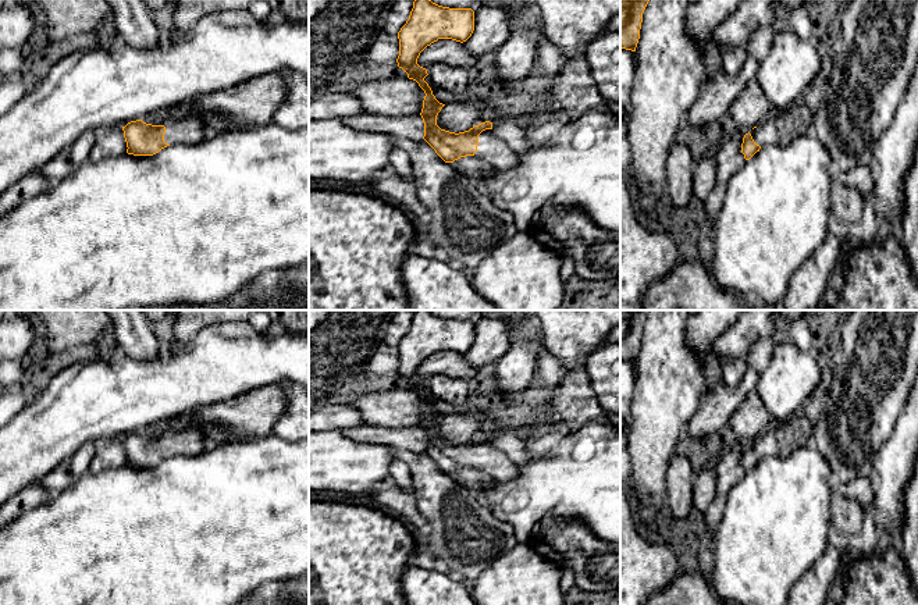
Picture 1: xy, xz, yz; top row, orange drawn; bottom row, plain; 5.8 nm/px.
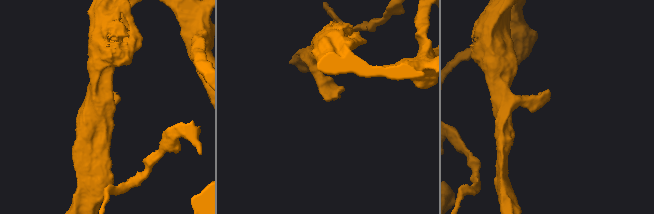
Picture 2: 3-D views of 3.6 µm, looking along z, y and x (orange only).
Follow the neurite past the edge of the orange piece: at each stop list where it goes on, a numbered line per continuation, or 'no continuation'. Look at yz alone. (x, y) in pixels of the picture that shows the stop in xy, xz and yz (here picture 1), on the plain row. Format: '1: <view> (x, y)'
1: yz (769, 444)

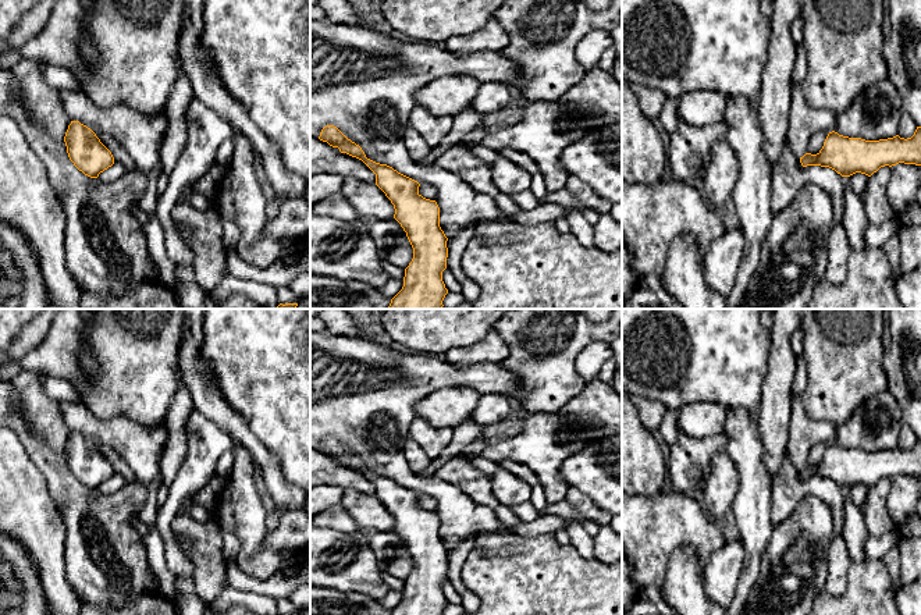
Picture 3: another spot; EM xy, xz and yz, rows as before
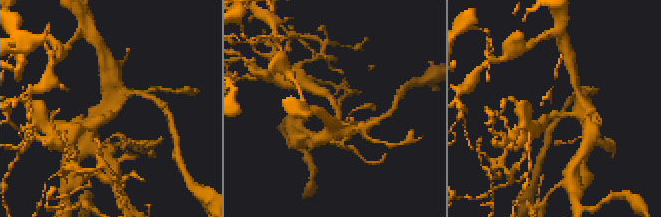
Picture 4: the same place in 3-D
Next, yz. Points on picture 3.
no continuation

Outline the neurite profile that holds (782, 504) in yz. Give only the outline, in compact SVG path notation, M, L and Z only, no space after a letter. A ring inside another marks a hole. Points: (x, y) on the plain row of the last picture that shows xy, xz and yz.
M787 455L771 483L771 519L774 526L783 522L807 495L815 495L826 502L833 515L835 534L843 537L843 491L842 487L829 479L803 479Z

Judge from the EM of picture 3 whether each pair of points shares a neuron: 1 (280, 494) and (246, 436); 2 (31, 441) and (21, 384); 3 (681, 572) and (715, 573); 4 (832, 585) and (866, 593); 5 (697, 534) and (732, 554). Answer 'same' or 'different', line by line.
1: same
2: different
3: different
4: different
5: different

